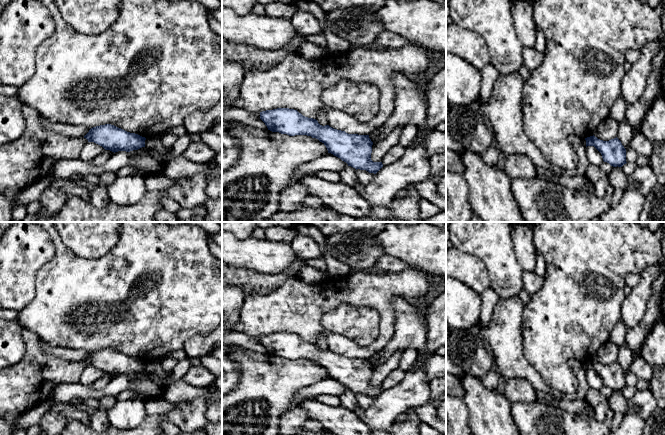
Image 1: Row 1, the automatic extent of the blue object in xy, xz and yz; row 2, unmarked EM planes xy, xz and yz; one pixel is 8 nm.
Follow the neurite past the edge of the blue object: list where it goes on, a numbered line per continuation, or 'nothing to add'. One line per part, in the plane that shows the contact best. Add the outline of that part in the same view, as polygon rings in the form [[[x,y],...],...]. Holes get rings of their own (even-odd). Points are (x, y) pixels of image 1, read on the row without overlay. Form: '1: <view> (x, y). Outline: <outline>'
nothing to add

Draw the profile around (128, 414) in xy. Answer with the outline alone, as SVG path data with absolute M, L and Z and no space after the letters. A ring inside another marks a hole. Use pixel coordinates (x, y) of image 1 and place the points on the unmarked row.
M137 399L117 401L107 410L107 418L111 427L127 430L139 426L145 416L144 402Z

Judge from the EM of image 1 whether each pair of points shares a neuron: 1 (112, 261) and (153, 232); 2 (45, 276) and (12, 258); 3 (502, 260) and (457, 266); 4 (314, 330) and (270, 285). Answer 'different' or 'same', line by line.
1: same
2: different
3: different
4: different

